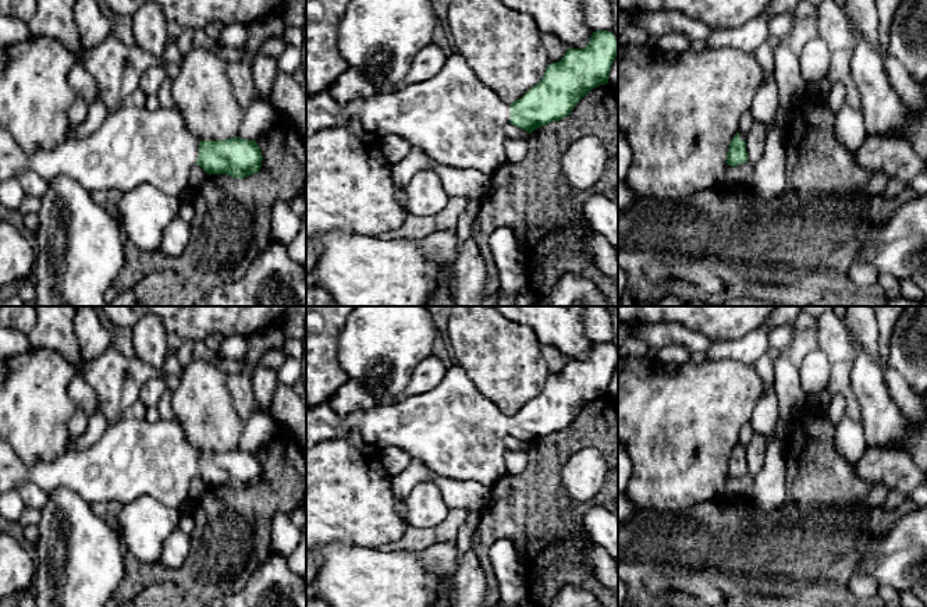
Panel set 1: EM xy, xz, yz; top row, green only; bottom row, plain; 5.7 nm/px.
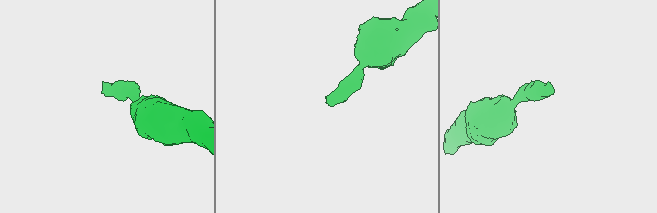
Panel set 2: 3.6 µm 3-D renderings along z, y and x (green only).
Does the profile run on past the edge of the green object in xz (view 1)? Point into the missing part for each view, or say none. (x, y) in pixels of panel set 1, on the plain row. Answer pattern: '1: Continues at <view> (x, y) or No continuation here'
1: Continues at xz (458, 433)

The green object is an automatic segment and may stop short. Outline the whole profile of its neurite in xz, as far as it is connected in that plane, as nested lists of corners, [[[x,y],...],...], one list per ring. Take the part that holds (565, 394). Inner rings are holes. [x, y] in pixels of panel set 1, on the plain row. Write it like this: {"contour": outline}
{"contour": [[[593,344],[583,361],[568,359],[564,369],[550,375],[544,388],[511,416],[502,413],[484,397],[466,370],[455,363],[433,390],[404,397],[393,405],[379,404],[363,412],[352,412],[344,419],[340,419],[327,402],[312,407],[306,411],[306,448],[327,440],[345,439],[358,430],[365,441],[377,444],[381,450],[388,446],[402,448],[440,476],[457,482],[479,482],[491,487],[505,475],[504,437],[512,436],[532,446],[569,427],[592,401],[608,395],[617,362],[612,344]]]}

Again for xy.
{"contour": [[[121,418],[111,423],[89,448],[67,451],[53,462],[26,466],[8,443],[0,439],[0,496],[33,483],[46,493],[68,487],[89,504],[121,503],[127,505],[141,497],[152,497],[167,507],[178,508],[189,497],[189,483],[200,478],[209,487],[227,486],[245,490],[262,479],[262,464],[256,452],[239,448],[223,452],[198,452],[184,436],[175,419],[150,423],[146,419]]]}

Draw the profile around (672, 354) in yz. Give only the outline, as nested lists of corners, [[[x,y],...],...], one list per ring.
[[[668,345],[657,351],[657,359],[663,363],[682,365],[690,361],[690,352],[682,345]]]

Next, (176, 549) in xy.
[[[175,529],[161,546],[159,565],[170,574],[177,572],[189,555],[189,535]]]

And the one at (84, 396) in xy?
[[[82,376],[70,381],[68,394],[88,416],[97,411],[97,395]]]

